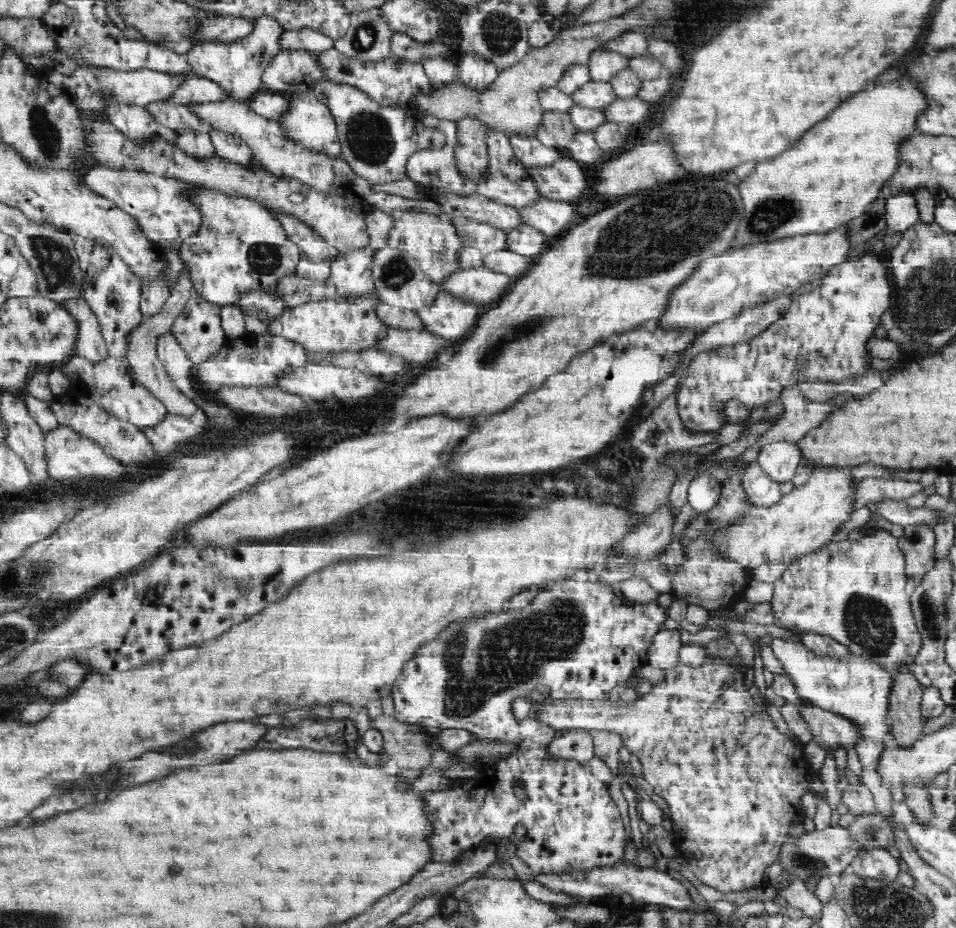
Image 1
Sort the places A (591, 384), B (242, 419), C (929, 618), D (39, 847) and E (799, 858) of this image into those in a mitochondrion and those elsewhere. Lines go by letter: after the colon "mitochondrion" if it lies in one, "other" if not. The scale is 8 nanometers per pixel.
A: mitochondrion
B: other
C: mitochondrion
D: other
E: mitochondrion

